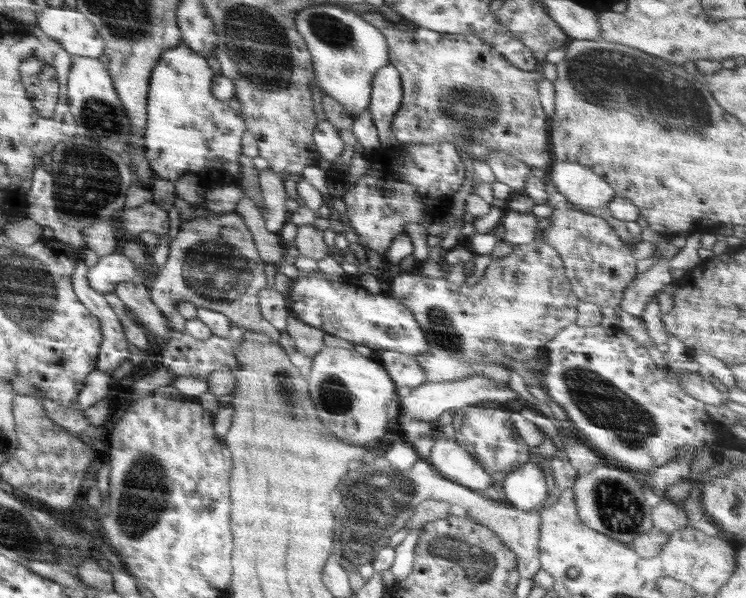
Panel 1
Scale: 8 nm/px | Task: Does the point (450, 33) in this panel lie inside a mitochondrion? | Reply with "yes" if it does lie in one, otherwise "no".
no

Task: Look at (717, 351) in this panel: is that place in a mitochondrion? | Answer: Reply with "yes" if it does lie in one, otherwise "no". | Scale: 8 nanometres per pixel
no

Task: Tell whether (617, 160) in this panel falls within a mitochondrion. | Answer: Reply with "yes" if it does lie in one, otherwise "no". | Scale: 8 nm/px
no

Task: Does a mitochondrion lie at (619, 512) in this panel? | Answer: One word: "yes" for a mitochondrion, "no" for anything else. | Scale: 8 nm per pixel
yes

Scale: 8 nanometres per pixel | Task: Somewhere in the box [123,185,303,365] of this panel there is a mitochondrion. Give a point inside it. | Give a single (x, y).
(213, 267)

